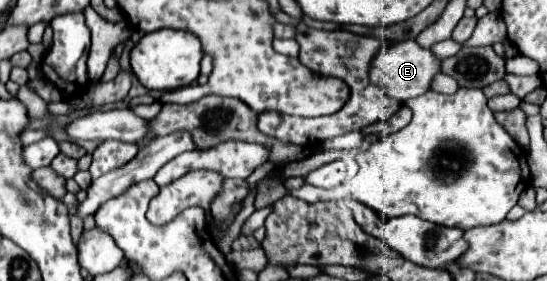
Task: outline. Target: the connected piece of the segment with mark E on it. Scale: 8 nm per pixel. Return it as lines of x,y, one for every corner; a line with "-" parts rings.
399,41
399,43
389,43
385,45
373,59
369,77
375,85
379,85
389,97
405,103
407,99
413,99
425,91
429,91
429,81
433,75
441,71
441,63
435,59
435,55
429,49
419,47
415,41

